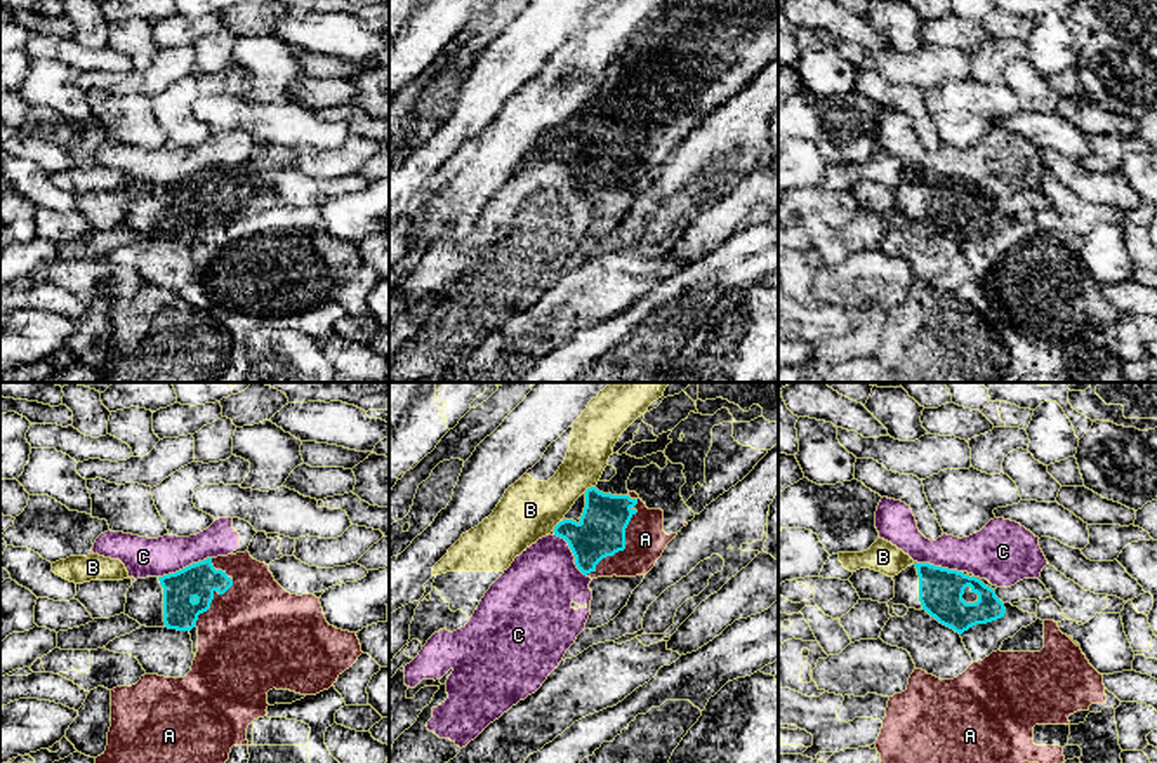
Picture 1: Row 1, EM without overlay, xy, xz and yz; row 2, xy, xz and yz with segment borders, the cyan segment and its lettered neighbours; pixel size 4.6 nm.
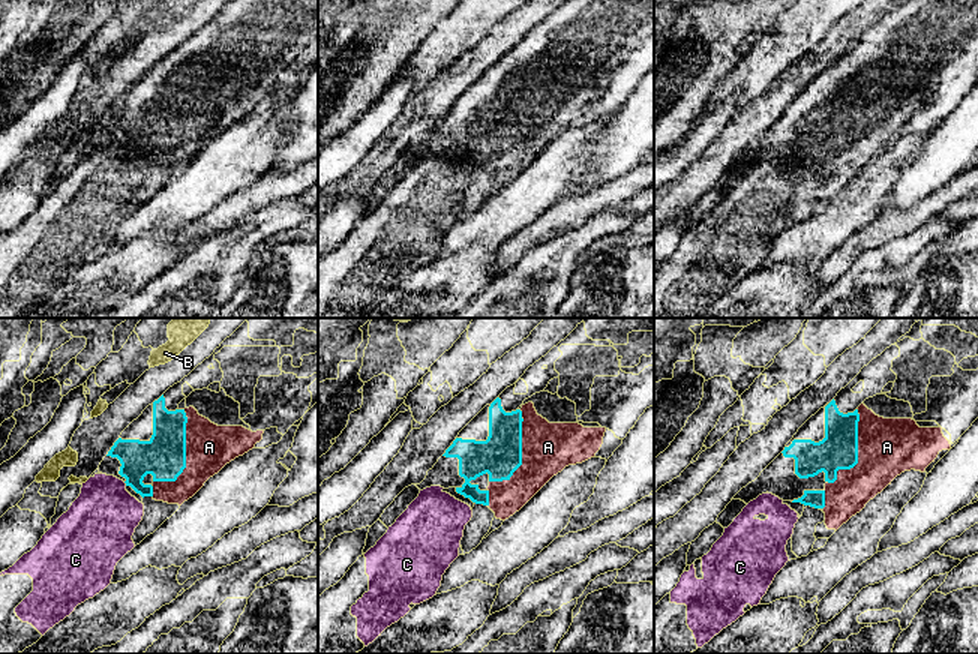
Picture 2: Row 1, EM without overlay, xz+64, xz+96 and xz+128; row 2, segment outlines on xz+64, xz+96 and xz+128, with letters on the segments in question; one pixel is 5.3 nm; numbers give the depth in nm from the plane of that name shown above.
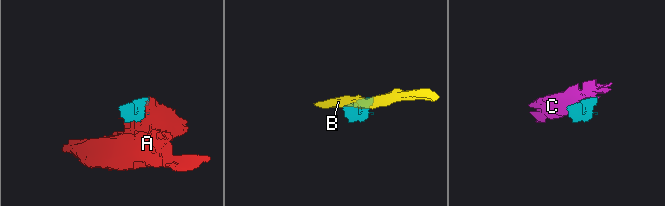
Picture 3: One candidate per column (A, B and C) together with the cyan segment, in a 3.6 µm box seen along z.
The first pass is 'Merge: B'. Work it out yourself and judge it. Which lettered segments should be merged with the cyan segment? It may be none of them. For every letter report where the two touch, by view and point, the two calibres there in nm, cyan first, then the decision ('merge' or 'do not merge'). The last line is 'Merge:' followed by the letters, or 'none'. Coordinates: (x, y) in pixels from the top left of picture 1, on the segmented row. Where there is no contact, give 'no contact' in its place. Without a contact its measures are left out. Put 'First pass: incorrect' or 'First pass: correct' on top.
First pass: incorrect
A: xz (624, 543) | 220/190 nm | do not merge
B: xz (591, 487) | 220/220 nm | do not merge
C: xy (186, 567) | 160/180 nm | do not merge
Merge: none

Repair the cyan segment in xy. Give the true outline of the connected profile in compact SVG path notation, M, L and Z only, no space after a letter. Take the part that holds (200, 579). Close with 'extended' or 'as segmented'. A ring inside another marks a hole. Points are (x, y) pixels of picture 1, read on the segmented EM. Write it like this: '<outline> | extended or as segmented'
M207 558L175 574L137 579L127 591L123 614L146 627L191 631L214 593L224 594L231 586L233 579Z | extended

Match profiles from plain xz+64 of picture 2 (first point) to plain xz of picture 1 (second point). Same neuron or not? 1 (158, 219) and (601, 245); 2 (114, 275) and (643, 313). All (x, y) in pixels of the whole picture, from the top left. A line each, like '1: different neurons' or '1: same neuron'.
1: same neuron
2: different neurons

